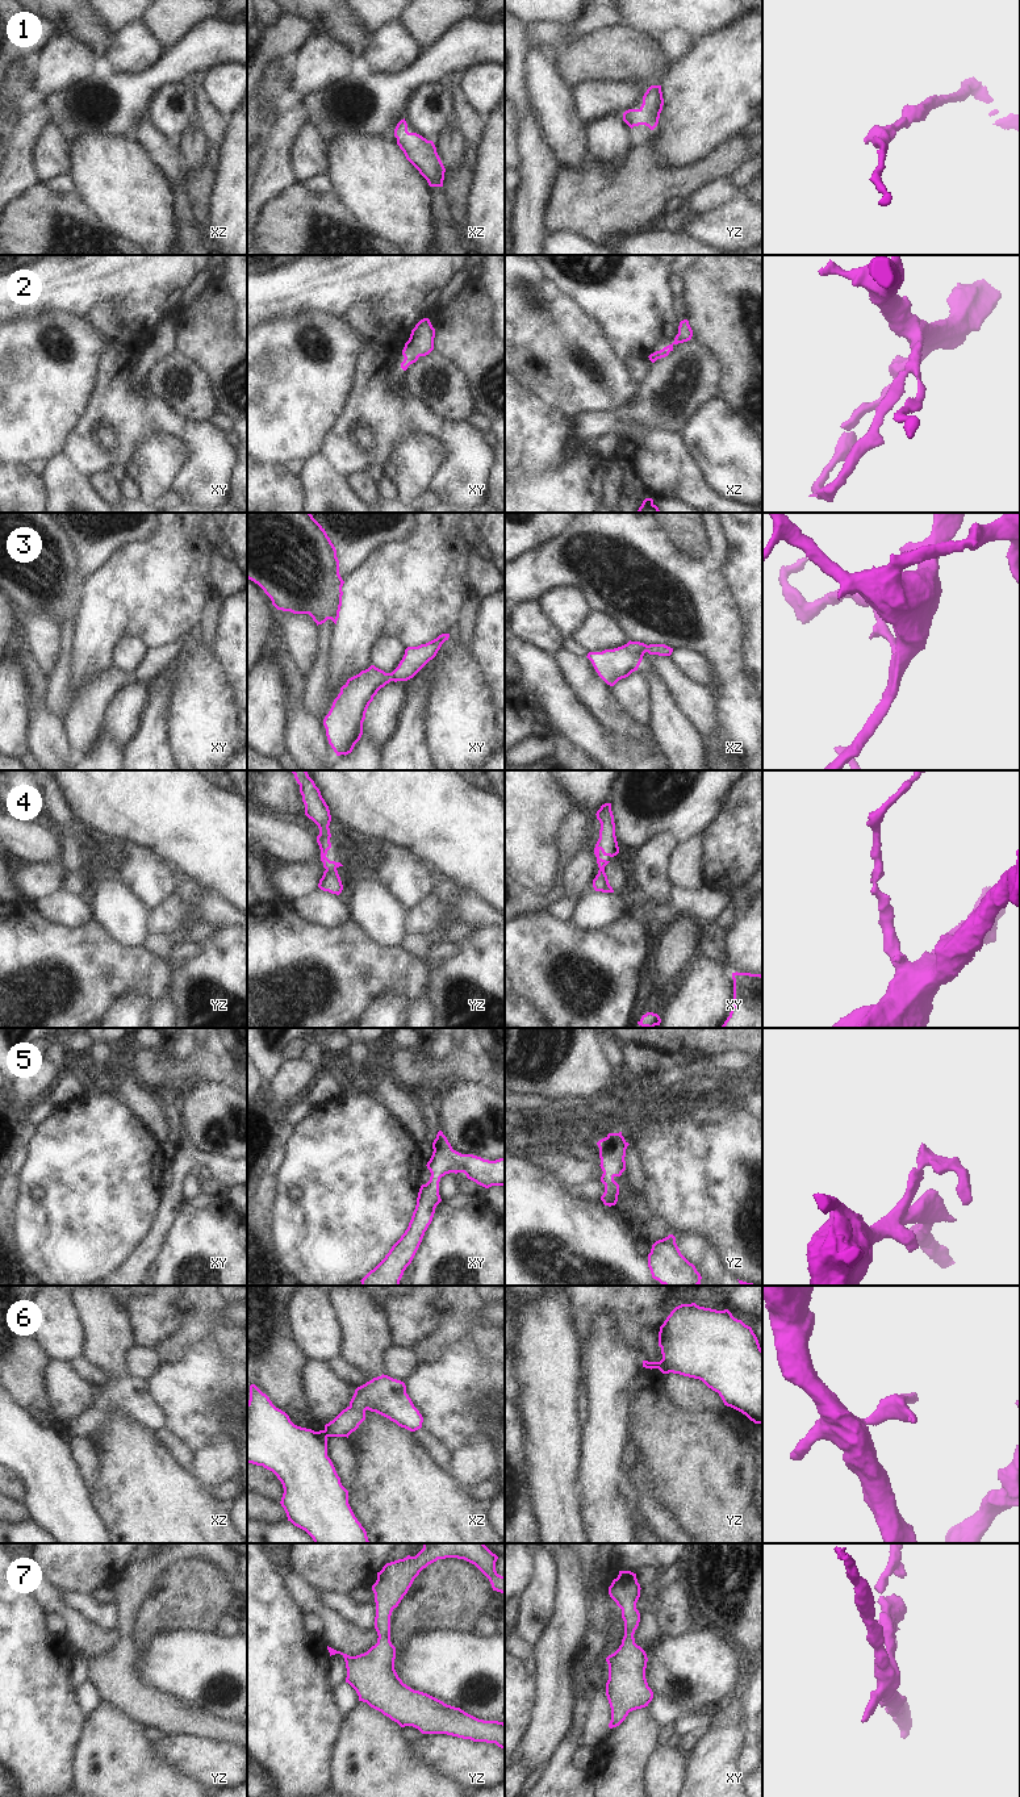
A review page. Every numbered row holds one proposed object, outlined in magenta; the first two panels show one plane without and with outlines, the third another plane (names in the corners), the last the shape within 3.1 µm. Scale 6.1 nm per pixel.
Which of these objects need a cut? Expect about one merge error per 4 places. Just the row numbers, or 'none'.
6

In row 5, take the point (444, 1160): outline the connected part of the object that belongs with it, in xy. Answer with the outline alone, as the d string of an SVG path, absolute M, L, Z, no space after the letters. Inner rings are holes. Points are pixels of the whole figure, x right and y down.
M442 1131L438 1132L432 1149L432 1155L426 1165L431 1177L419 1188L407 1229L385 1258L360 1280L360 1286L400 1286L404 1271L411 1263L432 1221L435 1208L442 1202L439 1195L442 1177L450 1173L464 1173L468 1179L485 1188L505 1186L505 1157L489 1161L473 1154L461 1154L452 1149Z

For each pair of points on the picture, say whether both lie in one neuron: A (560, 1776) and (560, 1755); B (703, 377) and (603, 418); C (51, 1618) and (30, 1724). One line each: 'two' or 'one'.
A: one
B: one
C: two

